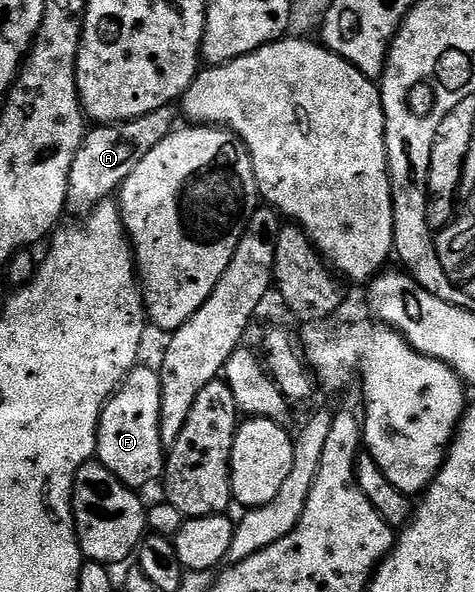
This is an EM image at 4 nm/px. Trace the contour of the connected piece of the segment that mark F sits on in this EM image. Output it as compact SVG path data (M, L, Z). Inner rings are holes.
M135 366L122 379L121 386L114 391L109 402L102 407L98 423L98 450L96 459L99 464L112 473L122 484L135 490L142 490L153 480L161 481L164 476L164 449L160 438L160 406L162 405L162 377L150 368Z

